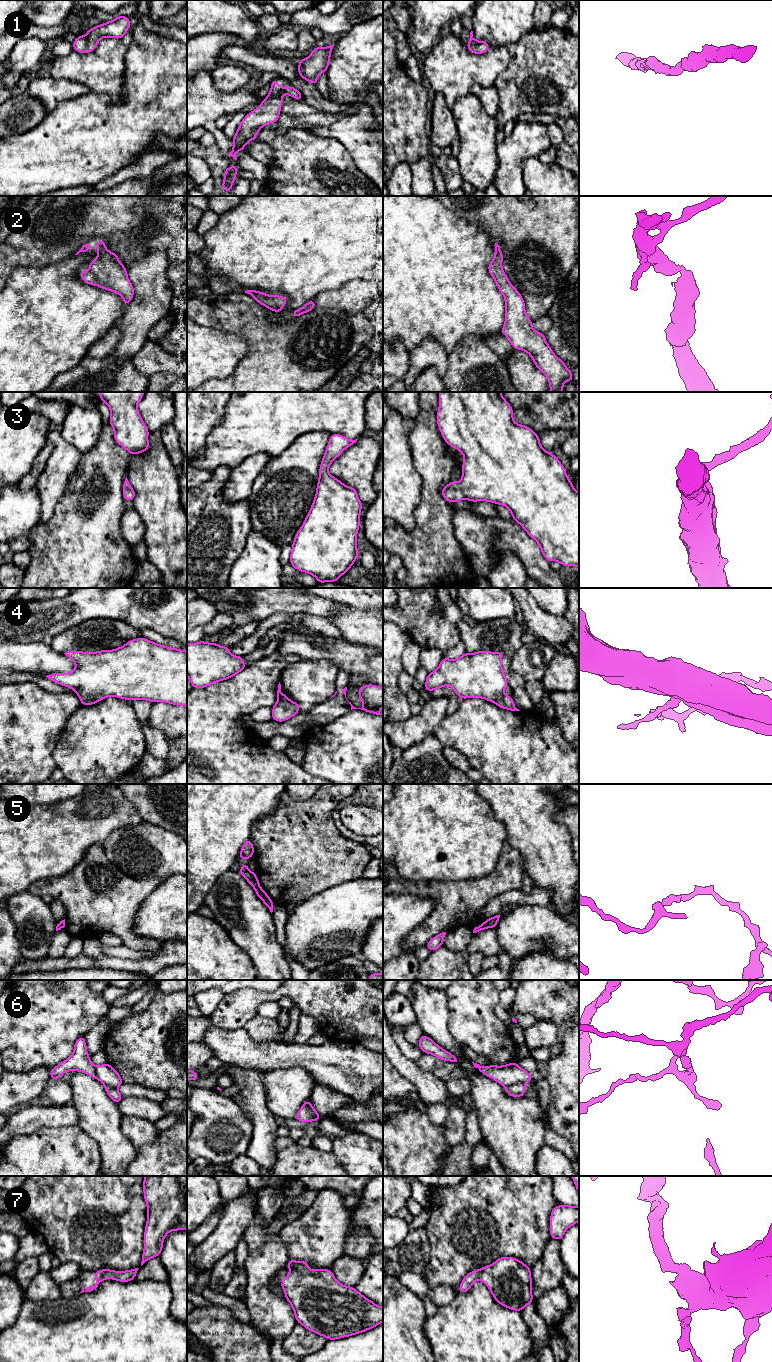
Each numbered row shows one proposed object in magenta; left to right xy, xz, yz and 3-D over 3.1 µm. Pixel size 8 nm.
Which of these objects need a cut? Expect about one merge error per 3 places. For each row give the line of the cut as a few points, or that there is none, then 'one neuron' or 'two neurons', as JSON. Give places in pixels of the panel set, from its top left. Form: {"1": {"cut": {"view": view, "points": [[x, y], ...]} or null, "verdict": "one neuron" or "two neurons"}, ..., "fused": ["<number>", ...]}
{"1": {"cut": null, "verdict": "one neuron"}, "2": {"cut": null, "verdict": "one neuron"}, "3": {"cut": null, "verdict": "one neuron"}, "4": {"cut": null, "verdict": "one neuron"}, "5": {"cut": {"view": "yz", "points": [[483, 922], [488, 927]]}, "verdict": "two neurons"}, "6": {"cut": {"view": "yz", "points": [[523, 1083], [514, 1083], [506, 1088]]}, "verdict": "two neurons"}, "7": {"cut": null, "verdict": "one neuron"}, "fused": ["5", "6"]}

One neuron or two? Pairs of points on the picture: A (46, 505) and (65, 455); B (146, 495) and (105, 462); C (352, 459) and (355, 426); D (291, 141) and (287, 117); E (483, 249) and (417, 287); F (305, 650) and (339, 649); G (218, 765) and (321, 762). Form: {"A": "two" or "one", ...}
{"A": "one", "B": "two", "C": "two", "D": "two", "E": "one", "F": "one", "G": "two"}

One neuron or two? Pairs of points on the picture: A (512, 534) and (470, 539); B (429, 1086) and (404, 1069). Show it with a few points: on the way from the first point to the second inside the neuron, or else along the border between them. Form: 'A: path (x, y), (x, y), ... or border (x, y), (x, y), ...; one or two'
A: path (502, 537), (500, 539), (480, 539); one
B: path (423, 1080), (410, 1070); one

